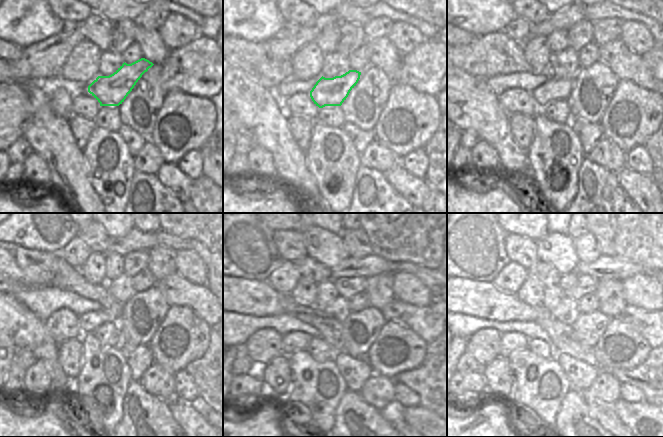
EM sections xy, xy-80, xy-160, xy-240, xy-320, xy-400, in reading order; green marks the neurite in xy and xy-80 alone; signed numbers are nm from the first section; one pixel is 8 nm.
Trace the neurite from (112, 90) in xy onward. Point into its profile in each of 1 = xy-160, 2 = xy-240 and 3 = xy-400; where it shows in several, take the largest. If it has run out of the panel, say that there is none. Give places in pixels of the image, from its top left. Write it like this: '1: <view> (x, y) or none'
1: xy-160 (553, 89)
2: xy-240 (89, 322)
3: xy-400 (509, 341)

